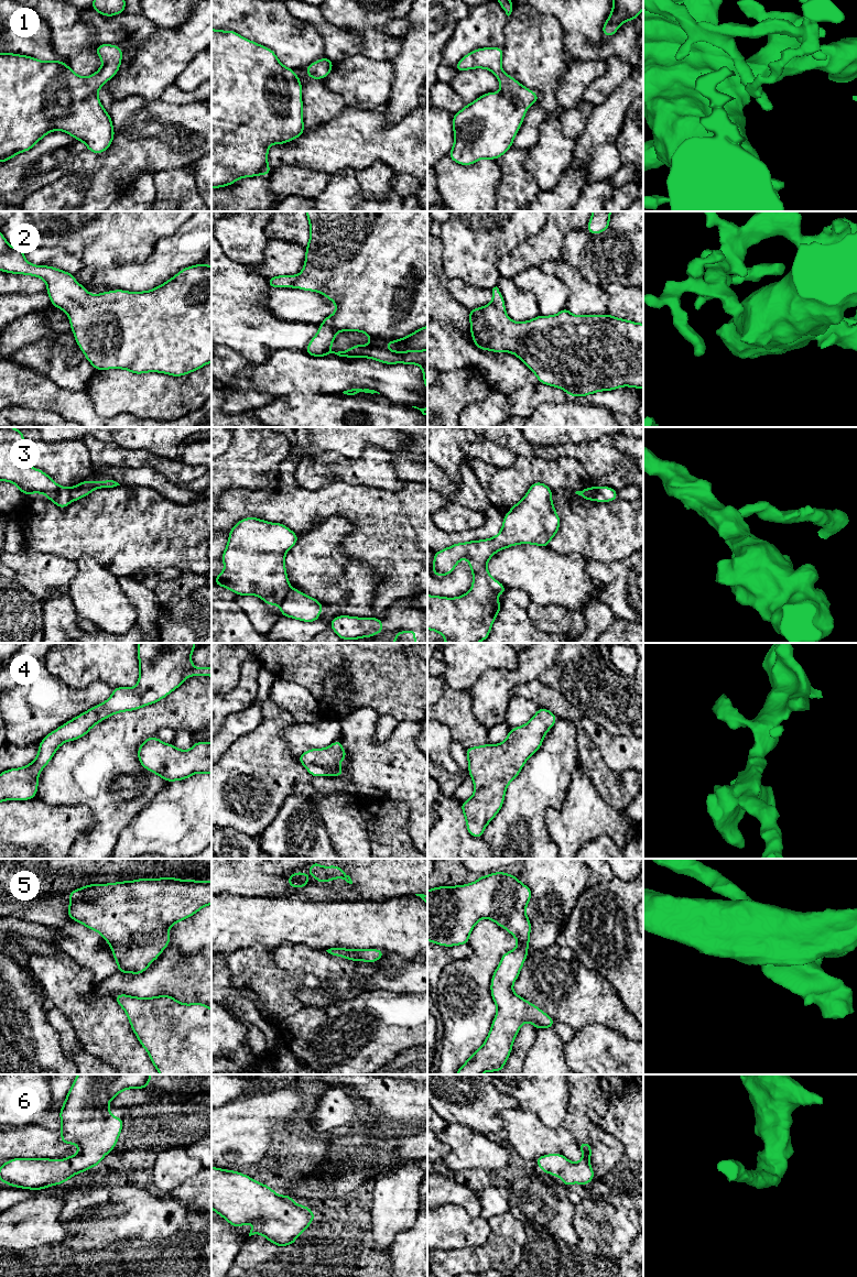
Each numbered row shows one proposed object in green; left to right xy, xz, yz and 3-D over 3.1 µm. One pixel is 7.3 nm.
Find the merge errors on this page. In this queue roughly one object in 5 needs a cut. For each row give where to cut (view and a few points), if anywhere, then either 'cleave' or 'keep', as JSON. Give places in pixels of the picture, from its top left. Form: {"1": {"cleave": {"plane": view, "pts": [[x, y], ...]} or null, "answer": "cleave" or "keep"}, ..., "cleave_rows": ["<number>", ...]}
{"1": {"cleave": null, "answer": "keep"}, "2": {"cleave": null, "answer": "keep"}, "3": {"cleave": {"plane": "xz", "pts": [[291, 588], [280, 604]]}, "answer": "cleave"}, "4": {"cleave": null, "answer": "keep"}, "5": {"cleave": null, "answer": "keep"}, "6": {"cleave": null, "answer": "keep"}, "cleave_rows": ["3"]}

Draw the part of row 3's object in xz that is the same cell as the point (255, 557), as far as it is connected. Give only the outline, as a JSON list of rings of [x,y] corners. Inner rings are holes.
[[[246,517],[229,532],[229,539],[220,556],[225,569],[214,583],[238,596],[259,596],[267,604],[281,604],[291,589],[285,571],[285,553],[293,547],[299,536],[281,523],[269,523],[257,517]]]

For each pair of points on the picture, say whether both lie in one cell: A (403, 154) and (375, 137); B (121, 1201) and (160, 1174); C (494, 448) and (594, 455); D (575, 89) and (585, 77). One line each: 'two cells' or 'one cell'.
A: one cell
B: two cells
C: two cells
D: one cell

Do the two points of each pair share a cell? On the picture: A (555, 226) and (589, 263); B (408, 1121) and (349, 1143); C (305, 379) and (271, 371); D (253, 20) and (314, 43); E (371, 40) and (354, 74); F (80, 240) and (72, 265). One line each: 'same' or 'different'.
A: different
B: different
C: same
D: same
E: different
F: different

